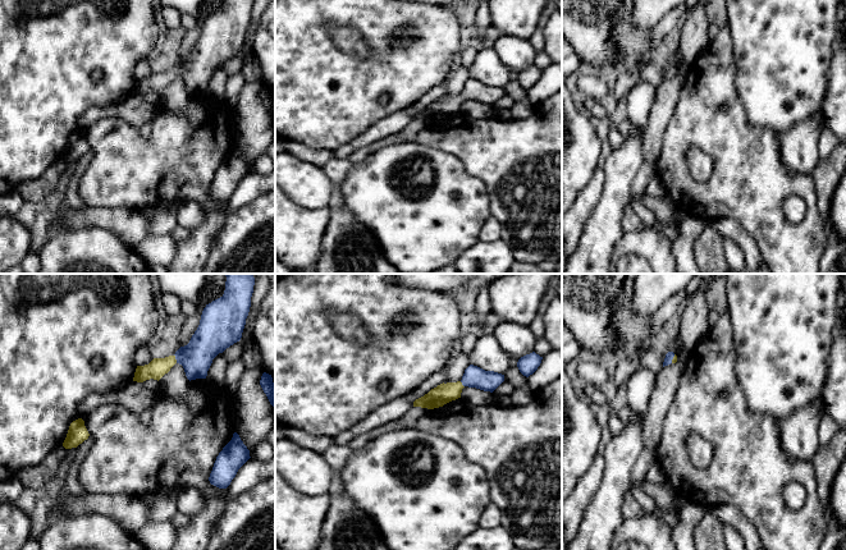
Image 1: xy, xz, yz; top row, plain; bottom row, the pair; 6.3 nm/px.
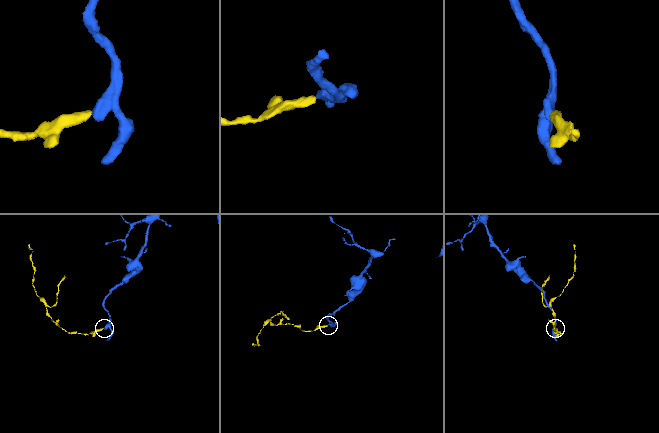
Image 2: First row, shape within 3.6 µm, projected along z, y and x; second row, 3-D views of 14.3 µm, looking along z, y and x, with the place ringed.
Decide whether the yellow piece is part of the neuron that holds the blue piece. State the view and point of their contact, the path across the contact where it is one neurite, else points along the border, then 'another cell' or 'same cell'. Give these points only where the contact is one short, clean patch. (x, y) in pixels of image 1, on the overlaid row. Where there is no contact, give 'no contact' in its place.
meets blue in xy at (175, 358); runs through xy (210, 339), (193, 356), (175, 358), (158, 367); same cell

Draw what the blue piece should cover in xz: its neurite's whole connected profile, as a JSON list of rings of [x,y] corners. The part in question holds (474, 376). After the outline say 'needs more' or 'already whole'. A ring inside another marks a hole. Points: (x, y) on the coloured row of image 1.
[[[470,365],[462,376],[461,381],[440,384],[431,389],[424,397],[413,402],[413,407],[434,409],[461,398],[465,386],[476,388],[484,391],[493,393],[504,381],[504,375],[485,371],[477,366]]]; needs more

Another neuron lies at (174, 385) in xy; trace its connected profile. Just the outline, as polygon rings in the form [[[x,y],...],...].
[[[175,363],[170,371],[159,380],[159,389],[166,398],[184,403],[189,389],[189,380],[186,376],[183,366]]]

